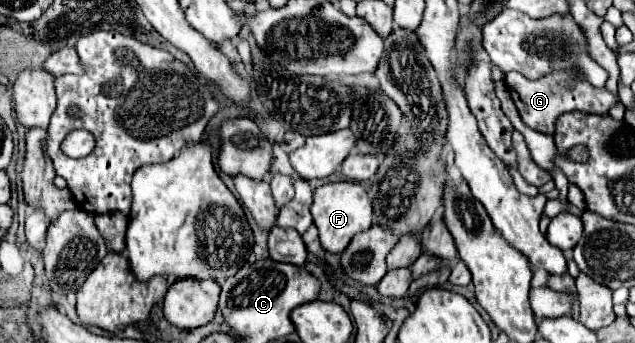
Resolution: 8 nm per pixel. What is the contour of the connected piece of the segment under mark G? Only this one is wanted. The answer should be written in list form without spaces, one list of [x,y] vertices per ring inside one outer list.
[[[552,70],[550,74],[546,74],[538,80],[530,80],[518,72],[508,72],[506,86],[508,86],[508,92],[510,92],[524,124],[542,132],[542,134],[554,134],[554,120],[560,114],[580,110],[586,114],[606,116],[608,110],[618,102],[618,96],[612,94],[606,86],[594,88],[586,80],[578,78],[578,70]]]

